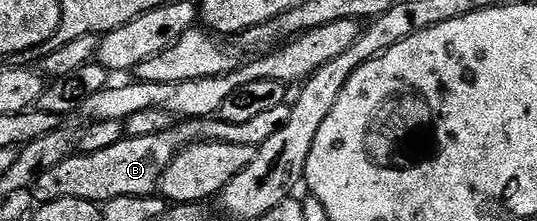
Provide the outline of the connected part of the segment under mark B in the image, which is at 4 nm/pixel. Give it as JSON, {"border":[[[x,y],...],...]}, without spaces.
{"border":[[[285,103],[265,111],[263,115],[257,115],[255,119],[249,119],[246,123],[226,123],[219,119],[184,119],[158,135],[125,136],[124,140],[114,143],[114,147],[106,147],[106,151],[80,151],[67,157],[62,163],[45,169],[30,193],[37,197],[40,205],[48,205],[58,199],[86,199],[103,203],[118,199],[118,195],[150,197],[159,190],[160,180],[168,164],[186,146],[197,145],[199,141],[217,141],[259,147],[290,123],[291,114],[291,104]]]}

